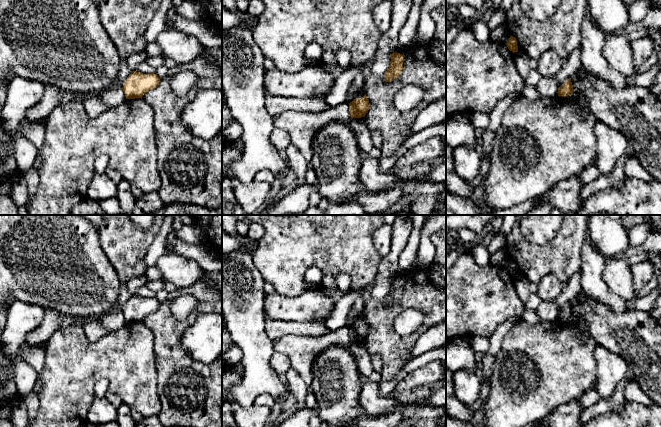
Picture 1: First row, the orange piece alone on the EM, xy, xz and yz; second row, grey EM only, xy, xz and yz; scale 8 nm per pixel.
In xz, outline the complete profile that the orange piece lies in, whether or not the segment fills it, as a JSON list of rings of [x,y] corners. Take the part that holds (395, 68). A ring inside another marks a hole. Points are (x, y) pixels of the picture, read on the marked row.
[[[397,52],[390,54],[391,61],[388,70],[385,72],[385,81],[390,82],[397,78],[403,70],[403,55]]]

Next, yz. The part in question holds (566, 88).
[[[571,78],[567,79],[559,88],[558,88],[558,96],[568,96],[574,92],[573,85],[571,82]]]

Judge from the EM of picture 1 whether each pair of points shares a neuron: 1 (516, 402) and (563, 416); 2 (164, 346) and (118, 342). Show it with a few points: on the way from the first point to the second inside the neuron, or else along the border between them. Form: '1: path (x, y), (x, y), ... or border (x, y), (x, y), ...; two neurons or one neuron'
1: border (548, 415), (545, 416); two neurons
2: border (144, 324), (153, 335), (153, 355), (156, 368); two neurons

